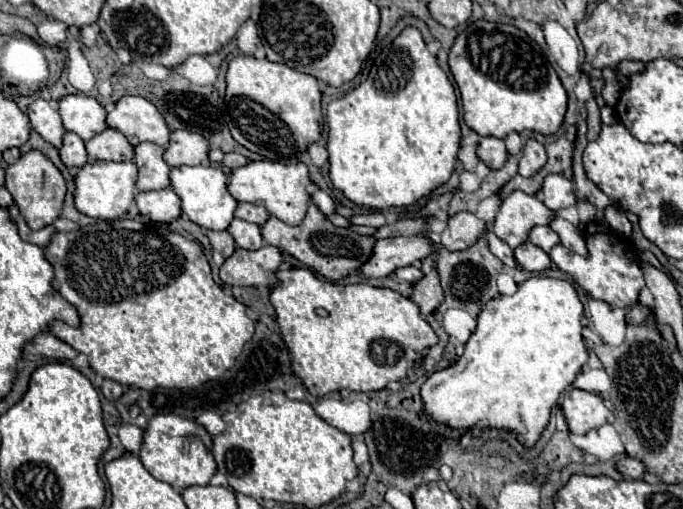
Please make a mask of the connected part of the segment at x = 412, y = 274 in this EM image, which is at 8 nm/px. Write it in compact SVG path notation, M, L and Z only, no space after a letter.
M408 265L408 267L402 267L402 269L396 269L396 277L402 279L402 281L408 281L408 283L414 283L422 277L422 271L414 265Z

